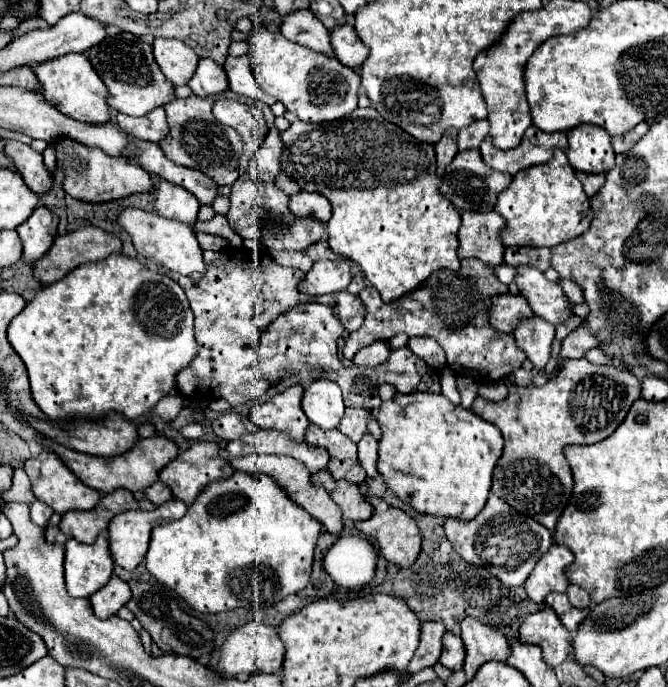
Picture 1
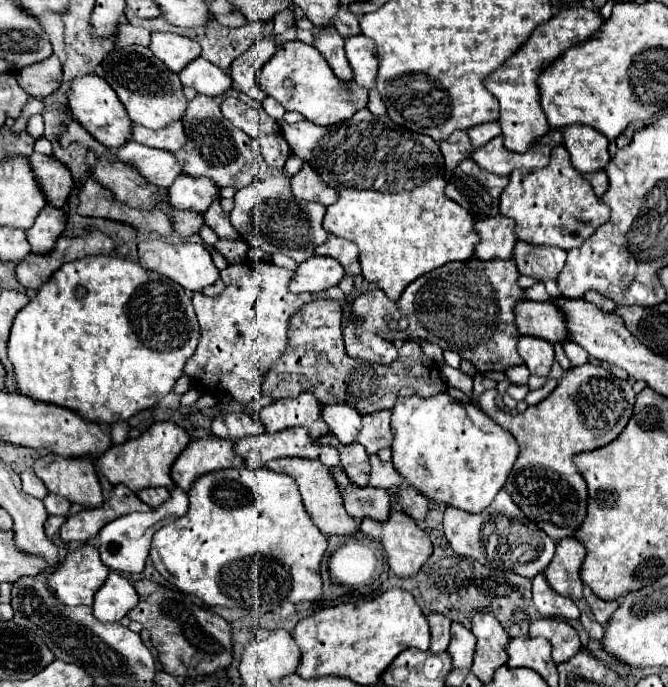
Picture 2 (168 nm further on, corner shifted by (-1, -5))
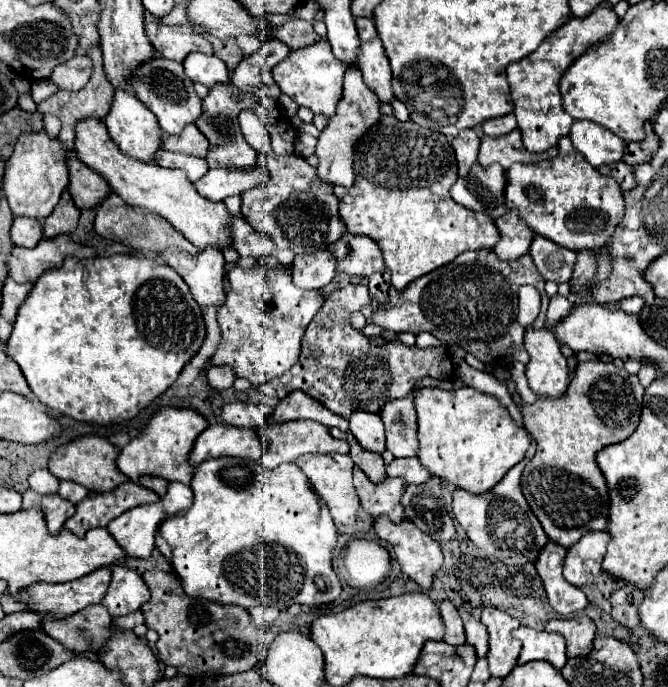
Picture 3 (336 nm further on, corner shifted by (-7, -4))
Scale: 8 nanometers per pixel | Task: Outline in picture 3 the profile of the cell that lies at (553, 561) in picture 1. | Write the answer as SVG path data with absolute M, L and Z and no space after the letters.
M588 532L568 550L564 558L564 578L584 590L588 602L604 612L610 612L610 594L616 582L600 568L608 540L608 532Z

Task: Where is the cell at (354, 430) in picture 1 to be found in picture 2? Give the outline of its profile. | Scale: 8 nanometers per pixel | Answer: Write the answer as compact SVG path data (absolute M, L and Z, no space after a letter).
M384 409L384 411L362 417L362 429L358 433L358 443L362 443L370 455L376 455L382 447L392 445L390 415L392 415L390 409Z

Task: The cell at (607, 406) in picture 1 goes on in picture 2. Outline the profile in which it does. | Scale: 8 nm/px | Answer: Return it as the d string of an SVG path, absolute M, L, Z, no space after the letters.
M586 363L568 369L560 385L524 413L510 415L500 411L495 403L497 395L497 389L488 390L480 395L477 405L508 429L520 445L520 457L514 465L518 473L510 473L506 491L522 513L546 531L548 537L554 541L572 537L576 533L574 529L582 525L588 507L588 487L574 465L574 455L600 449L624 431L636 397L632 385L628 379L620 379L600 365Z

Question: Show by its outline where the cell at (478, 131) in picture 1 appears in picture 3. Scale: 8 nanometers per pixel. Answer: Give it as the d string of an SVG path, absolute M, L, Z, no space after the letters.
M512 114L498 116L480 124L482 134L488 134L488 136L504 136L504 134L510 134L514 128L516 128L516 118Z

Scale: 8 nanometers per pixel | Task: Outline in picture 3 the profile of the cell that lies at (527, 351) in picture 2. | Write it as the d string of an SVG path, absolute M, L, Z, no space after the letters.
M528 328L524 346L530 354L526 376L532 392L546 398L560 398L570 384L570 374L566 358L562 356L560 344L552 336L552 332L548 328Z

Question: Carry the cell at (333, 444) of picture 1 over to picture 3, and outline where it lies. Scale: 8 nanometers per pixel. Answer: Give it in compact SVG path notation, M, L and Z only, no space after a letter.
M346 432L346 442L350 444L350 458L354 464L368 476L370 482L384 482L386 480L386 470L384 470L384 460L376 452L368 452L366 448L360 448L356 438Z

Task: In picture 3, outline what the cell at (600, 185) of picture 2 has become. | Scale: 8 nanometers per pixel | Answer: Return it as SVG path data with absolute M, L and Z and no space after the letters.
M616 162L616 164L606 164L598 168L600 174L614 178L622 190L632 190L634 184L634 176L632 176L632 166L628 166L626 162Z

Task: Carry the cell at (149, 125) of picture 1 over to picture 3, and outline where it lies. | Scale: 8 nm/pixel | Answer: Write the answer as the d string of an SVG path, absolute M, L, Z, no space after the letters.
M188 124L176 136L162 134L162 148L164 150L172 150L172 152L184 152L184 154L190 154L190 156L204 158L206 150L208 150L208 140L194 124Z

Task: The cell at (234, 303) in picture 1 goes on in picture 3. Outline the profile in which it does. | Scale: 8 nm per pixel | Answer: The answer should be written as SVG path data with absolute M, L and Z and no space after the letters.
M234 264L230 268L230 296L218 308L222 338L210 362L232 368L238 378L246 378L256 388L282 376L296 364L304 330L322 304L324 296L318 290L300 290L292 284L290 266L282 266L280 270L266 268L262 274L260 264L248 270Z

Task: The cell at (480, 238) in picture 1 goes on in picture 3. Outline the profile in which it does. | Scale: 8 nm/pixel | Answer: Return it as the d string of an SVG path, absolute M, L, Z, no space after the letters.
M510 210L494 220L500 230L500 242L492 248L500 260L516 260L530 248L534 232L522 222L518 210Z

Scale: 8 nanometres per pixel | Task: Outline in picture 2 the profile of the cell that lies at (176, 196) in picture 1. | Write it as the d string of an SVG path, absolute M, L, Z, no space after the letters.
M180 175L168 189L168 195L176 209L194 209L204 213L214 197L220 197L220 187L208 177Z

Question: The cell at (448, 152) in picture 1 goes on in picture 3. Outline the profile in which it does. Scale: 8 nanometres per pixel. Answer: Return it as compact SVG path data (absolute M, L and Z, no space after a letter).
M464 130L452 140L452 148L456 152L458 174L466 176L470 166L476 162L478 148L480 148L480 134L476 130Z

